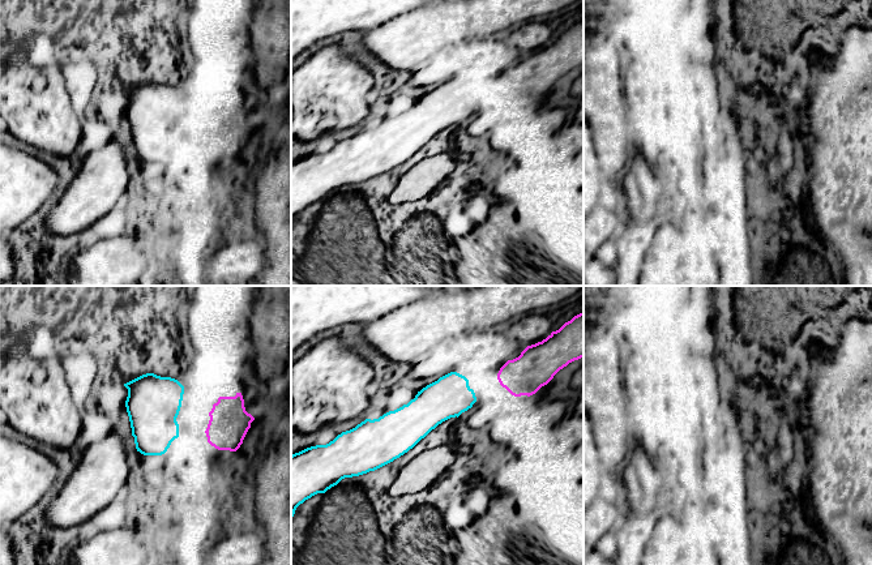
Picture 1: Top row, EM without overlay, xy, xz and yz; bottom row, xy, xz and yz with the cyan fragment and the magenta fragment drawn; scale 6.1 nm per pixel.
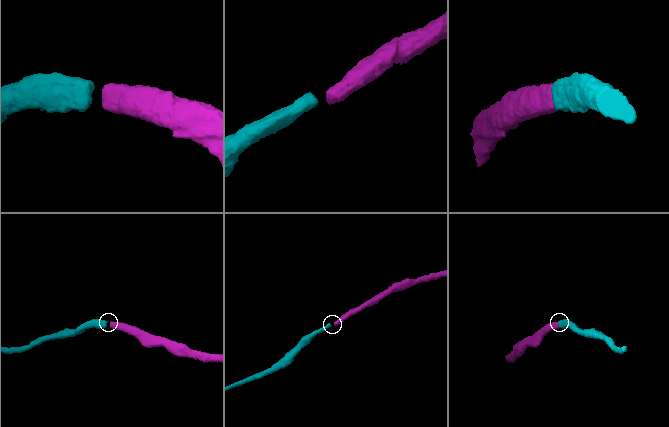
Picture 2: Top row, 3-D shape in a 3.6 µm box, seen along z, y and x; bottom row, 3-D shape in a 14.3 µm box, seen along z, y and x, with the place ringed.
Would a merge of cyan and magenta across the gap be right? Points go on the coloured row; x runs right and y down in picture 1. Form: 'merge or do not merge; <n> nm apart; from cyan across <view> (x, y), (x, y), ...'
merge; 170 nm apart; from cyan across xy (178, 431), (205, 431)

